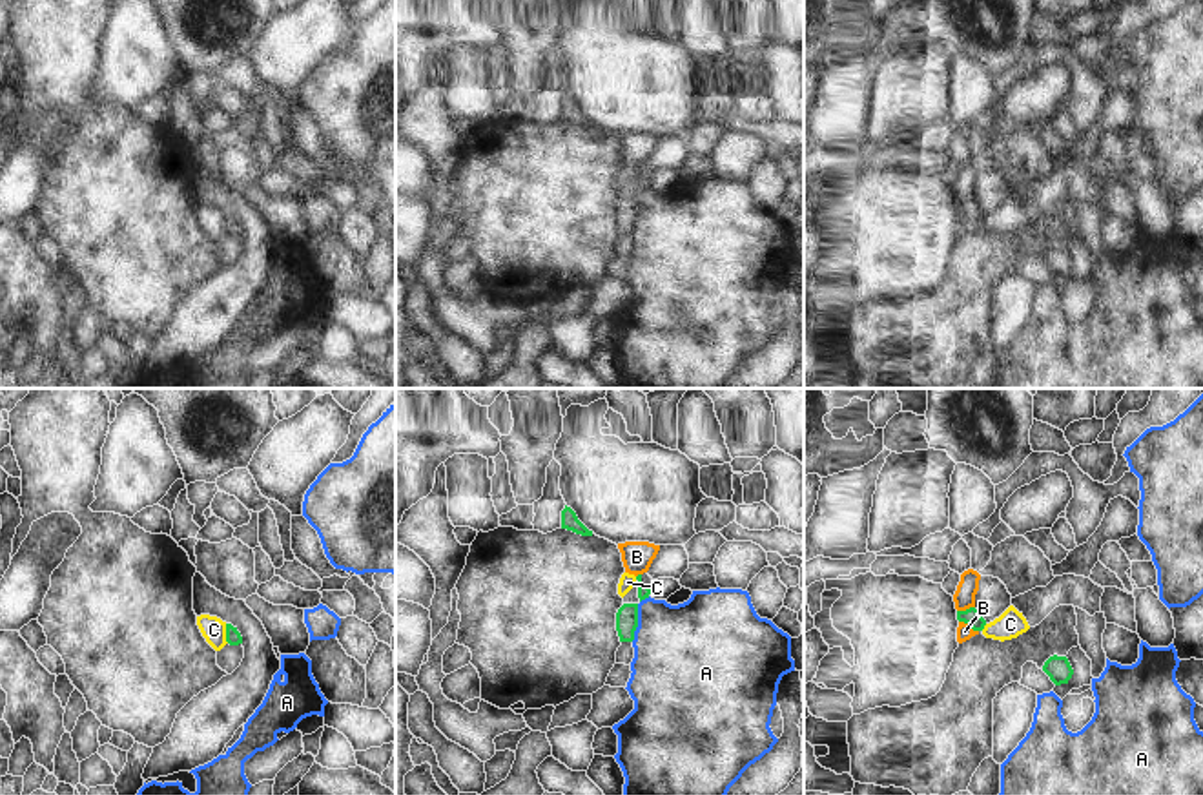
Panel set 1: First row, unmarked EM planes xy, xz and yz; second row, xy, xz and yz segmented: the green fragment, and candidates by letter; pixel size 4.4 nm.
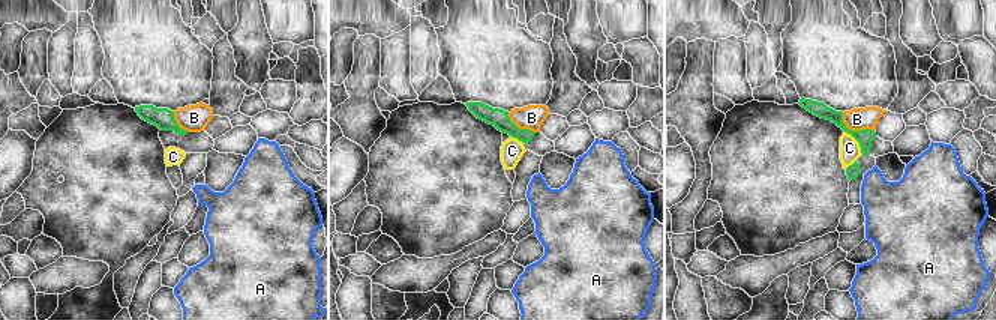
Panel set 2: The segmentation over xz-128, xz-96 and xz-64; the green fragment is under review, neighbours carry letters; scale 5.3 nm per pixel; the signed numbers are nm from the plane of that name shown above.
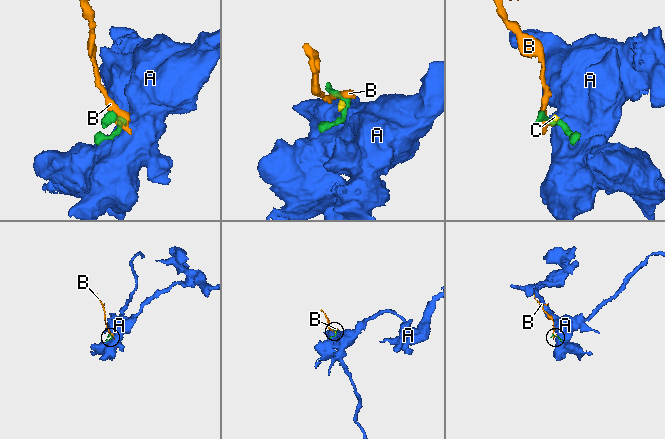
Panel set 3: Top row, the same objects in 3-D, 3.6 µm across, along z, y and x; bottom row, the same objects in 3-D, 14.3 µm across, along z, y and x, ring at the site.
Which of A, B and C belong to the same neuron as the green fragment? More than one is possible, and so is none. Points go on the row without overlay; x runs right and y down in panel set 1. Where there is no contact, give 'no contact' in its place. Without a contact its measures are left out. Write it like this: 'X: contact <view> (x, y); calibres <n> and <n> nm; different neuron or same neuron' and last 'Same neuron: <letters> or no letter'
A: contact xz (637, 208); calibres 100 and 420 nm; different neuron
B: contact yz (968, 216); calibres 80 and 70 nm; different neuron
C: contact xy (226, 225); calibres 70 and 110 nm; different neuron
Same neuron: no letter

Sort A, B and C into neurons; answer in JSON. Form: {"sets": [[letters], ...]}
{"sets": [["A"], ["B", "C"]]}

